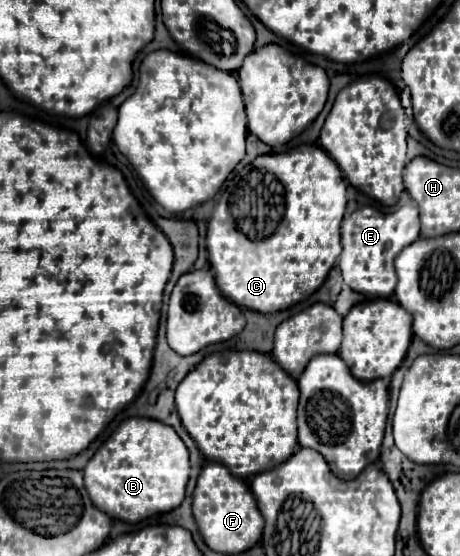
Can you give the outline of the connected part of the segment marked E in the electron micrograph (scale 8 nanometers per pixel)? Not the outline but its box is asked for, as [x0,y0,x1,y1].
[339,199,419,297]

